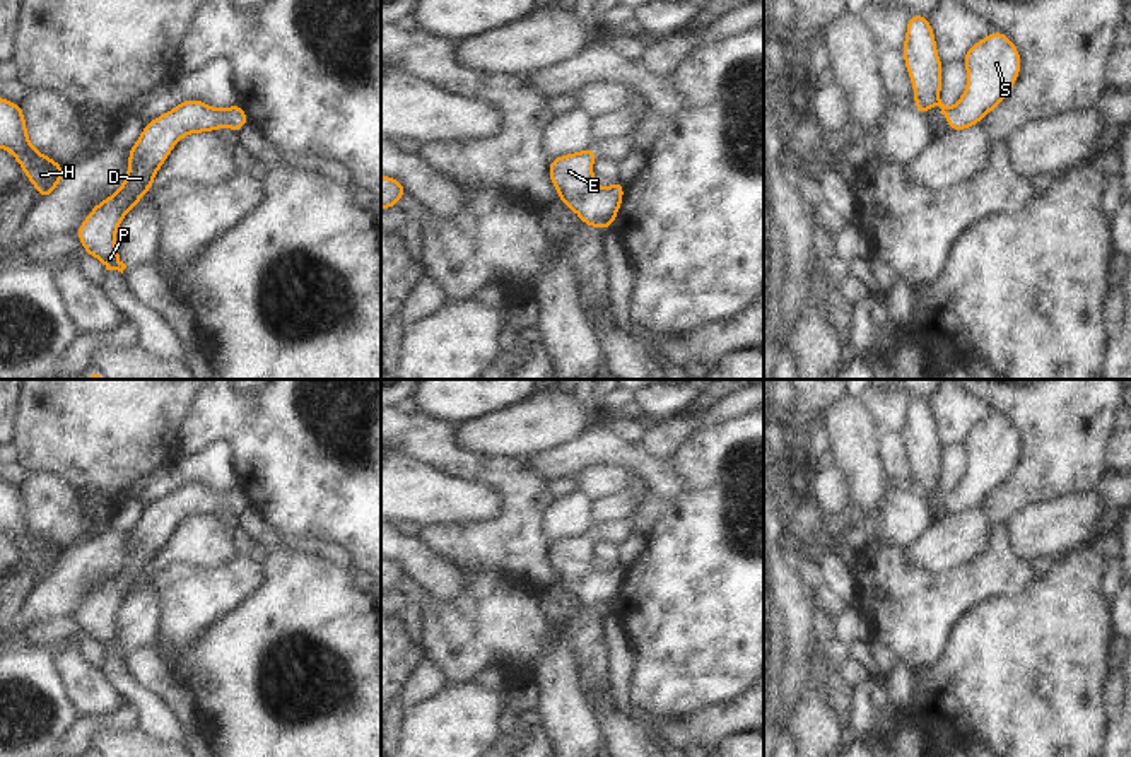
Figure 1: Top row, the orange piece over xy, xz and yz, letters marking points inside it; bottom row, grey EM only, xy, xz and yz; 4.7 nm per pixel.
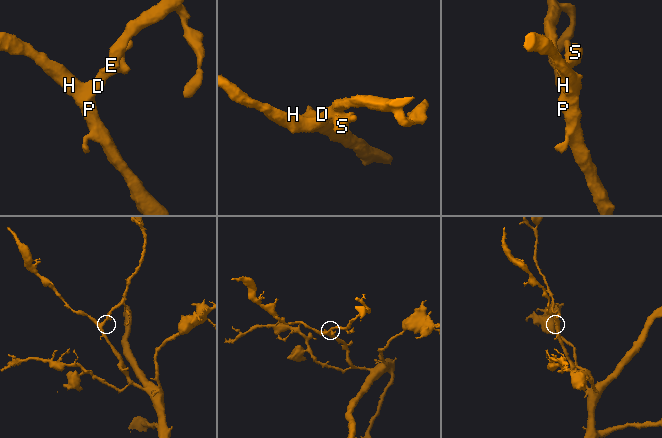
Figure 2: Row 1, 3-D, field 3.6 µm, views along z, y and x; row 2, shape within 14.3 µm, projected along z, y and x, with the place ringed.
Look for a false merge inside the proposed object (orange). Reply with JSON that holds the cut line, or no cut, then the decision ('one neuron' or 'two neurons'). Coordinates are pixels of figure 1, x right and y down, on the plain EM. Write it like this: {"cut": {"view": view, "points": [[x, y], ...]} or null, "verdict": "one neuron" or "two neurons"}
{"cut": null, "verdict": "one neuron"}

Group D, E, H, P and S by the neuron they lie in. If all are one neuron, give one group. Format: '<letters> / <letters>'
D E H P S

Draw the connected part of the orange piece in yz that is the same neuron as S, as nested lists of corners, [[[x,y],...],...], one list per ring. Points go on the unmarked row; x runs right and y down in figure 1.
[[[909,396],[902,439],[914,470],[914,492],[928,499],[929,489],[938,487],[952,516],[977,508],[1003,485],[1022,453],[1022,437],[1001,414],[979,422],[964,437],[967,470],[958,485],[950,490],[940,482],[943,444],[936,436],[936,420],[929,400]]]

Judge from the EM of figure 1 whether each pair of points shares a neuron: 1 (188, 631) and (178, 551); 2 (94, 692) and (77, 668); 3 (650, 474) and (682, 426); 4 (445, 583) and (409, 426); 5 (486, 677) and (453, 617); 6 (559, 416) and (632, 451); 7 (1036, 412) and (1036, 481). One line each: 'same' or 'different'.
1: different
2: same
3: different
4: different
5: different
6: different
7: same

